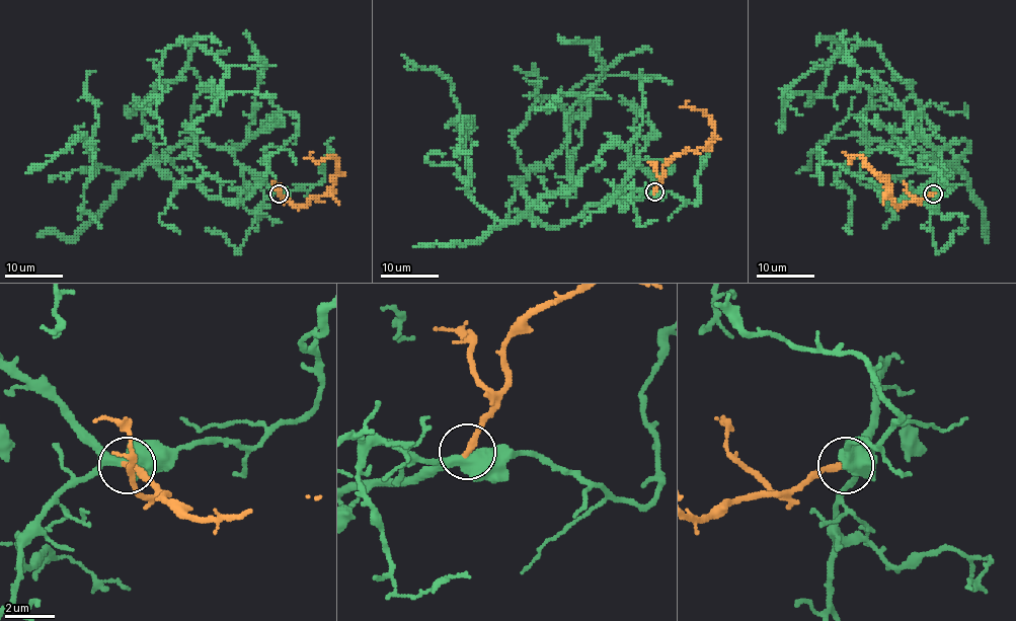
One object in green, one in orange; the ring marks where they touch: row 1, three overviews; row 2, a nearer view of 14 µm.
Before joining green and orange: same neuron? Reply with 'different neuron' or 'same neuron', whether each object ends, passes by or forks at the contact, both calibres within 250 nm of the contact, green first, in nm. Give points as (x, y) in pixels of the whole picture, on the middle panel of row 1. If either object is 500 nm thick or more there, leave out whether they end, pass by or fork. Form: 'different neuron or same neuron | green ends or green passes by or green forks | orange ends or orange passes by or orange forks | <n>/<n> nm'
same neuron | green forks | orange ends | 440/280 nm

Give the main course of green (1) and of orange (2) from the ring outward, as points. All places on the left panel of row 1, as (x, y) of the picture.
1: (279, 193), (204, 140), (154, 154), (142, 115), (196, 43), (228, 75), (214, 108), (190, 129), (181, 127)
2: (279, 193), (296, 207), (325, 196), (339, 170), (338, 160), (331, 154), (316, 163), (311, 157), (312, 152)

